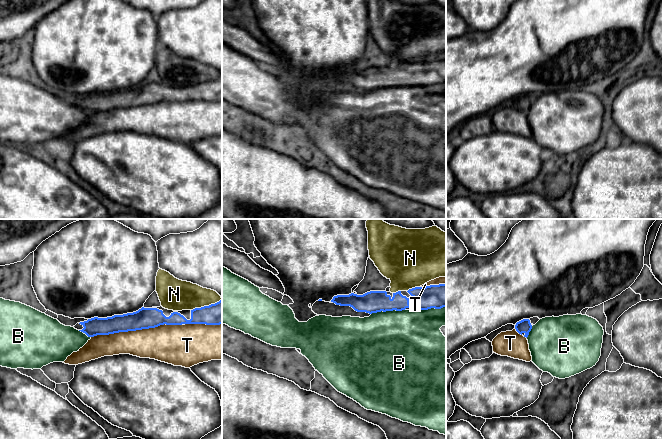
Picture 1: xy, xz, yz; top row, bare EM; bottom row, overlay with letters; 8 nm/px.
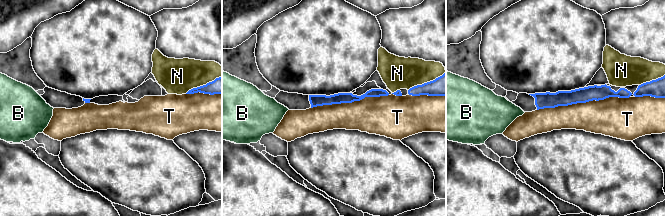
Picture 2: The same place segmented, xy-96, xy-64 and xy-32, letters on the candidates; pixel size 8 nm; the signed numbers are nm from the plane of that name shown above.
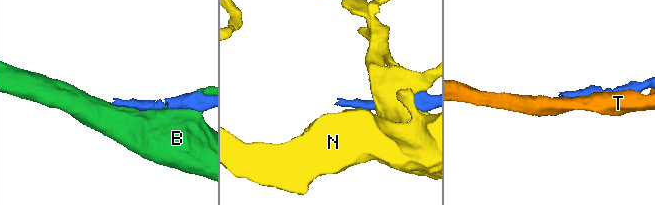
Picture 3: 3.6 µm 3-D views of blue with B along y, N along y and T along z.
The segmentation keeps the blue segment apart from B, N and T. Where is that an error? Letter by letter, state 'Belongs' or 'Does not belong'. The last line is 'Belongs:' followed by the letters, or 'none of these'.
B: Does not belong
N: Does not belong
T: Does not belong
Belongs: none of these

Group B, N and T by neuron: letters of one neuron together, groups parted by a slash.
B / N / T

